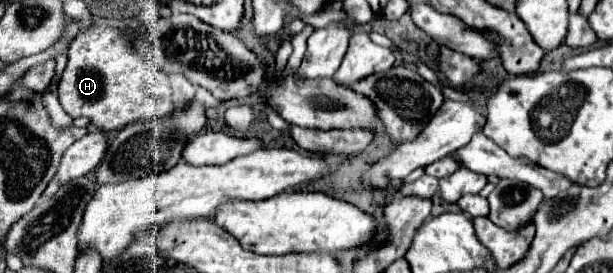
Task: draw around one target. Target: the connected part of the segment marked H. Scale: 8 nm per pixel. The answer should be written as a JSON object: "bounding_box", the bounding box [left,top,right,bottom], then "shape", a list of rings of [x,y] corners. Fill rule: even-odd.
{"bounding_box":[59,24,195,132],"shape":[[[91,24],[83,28],[71,42],[67,56],[69,60],[59,80],[59,102],[69,116],[73,118],[87,116],[101,130],[107,130],[107,132],[121,130],[127,124],[133,124],[137,120],[159,120],[195,100],[195,86],[189,84],[185,76],[165,74],[151,60],[141,58],[137,50],[133,48],[133,44],[129,44],[129,36],[121,28],[99,26],[99,24]]]}

